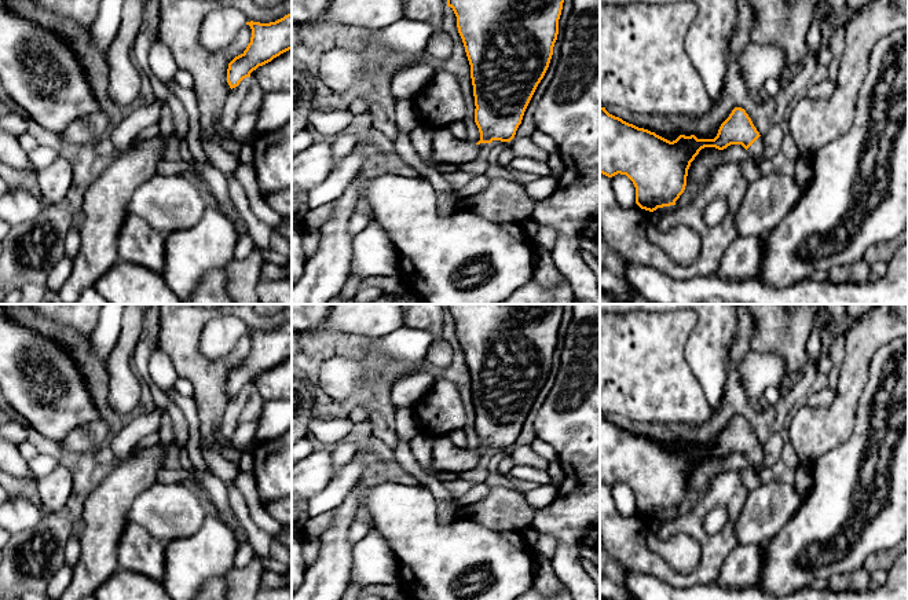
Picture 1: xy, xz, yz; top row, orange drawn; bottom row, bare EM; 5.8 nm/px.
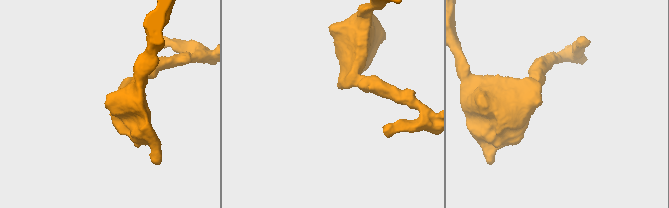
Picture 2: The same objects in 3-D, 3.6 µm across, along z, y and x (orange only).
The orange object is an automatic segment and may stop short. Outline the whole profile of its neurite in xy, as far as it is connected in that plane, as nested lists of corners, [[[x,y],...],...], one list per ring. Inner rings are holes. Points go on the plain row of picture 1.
[[[292,322],[270,332],[250,329],[246,333],[252,337],[250,351],[228,372],[227,377],[227,391],[231,398],[244,387],[250,385],[259,374],[292,358]]]

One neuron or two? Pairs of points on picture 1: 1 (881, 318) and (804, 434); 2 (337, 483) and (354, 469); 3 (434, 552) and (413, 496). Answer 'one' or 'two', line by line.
1: one
2: one
3: one

